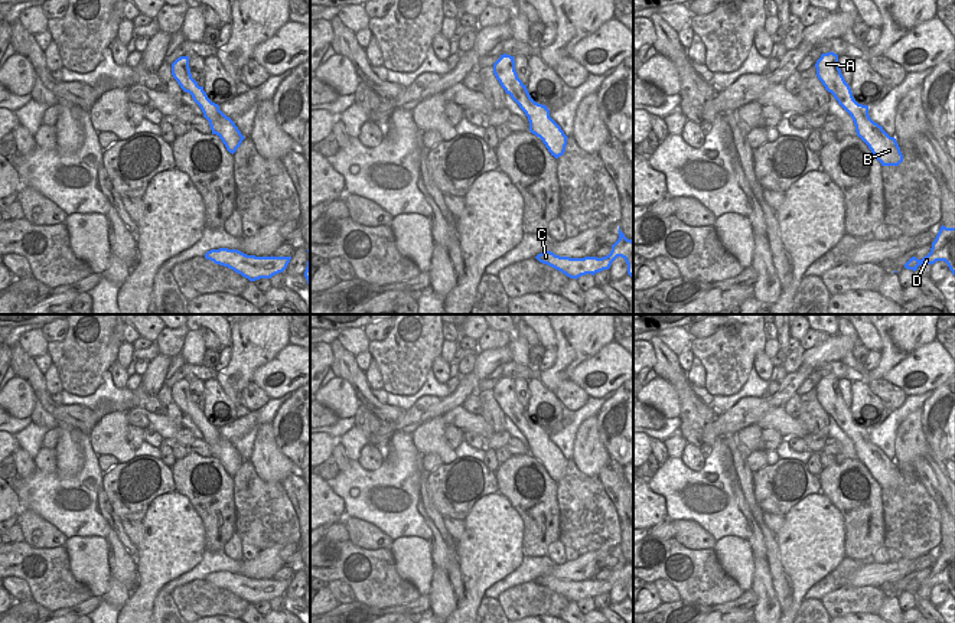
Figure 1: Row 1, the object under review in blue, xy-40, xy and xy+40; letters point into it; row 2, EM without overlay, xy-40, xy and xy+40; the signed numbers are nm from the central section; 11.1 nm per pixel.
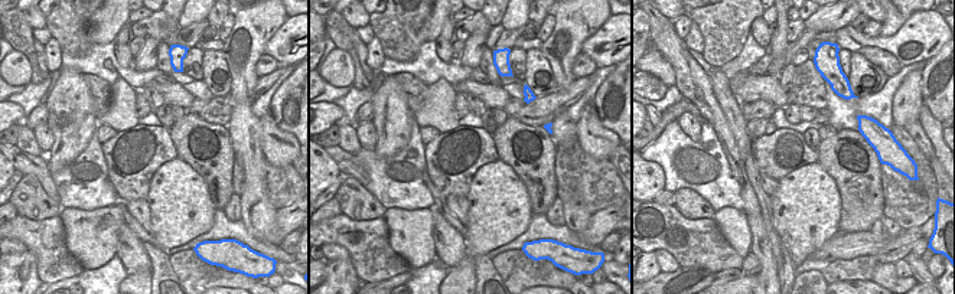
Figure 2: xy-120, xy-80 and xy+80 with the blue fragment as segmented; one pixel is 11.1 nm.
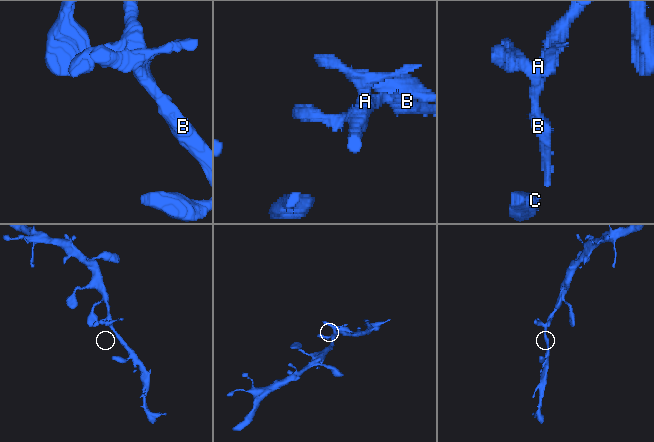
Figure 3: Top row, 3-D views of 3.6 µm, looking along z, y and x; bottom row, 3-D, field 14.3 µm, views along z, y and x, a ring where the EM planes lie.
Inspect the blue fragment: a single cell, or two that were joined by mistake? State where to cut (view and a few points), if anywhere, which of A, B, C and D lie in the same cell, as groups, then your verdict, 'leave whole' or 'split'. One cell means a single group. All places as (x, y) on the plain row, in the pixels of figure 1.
no cut | A B C D | leave whole

